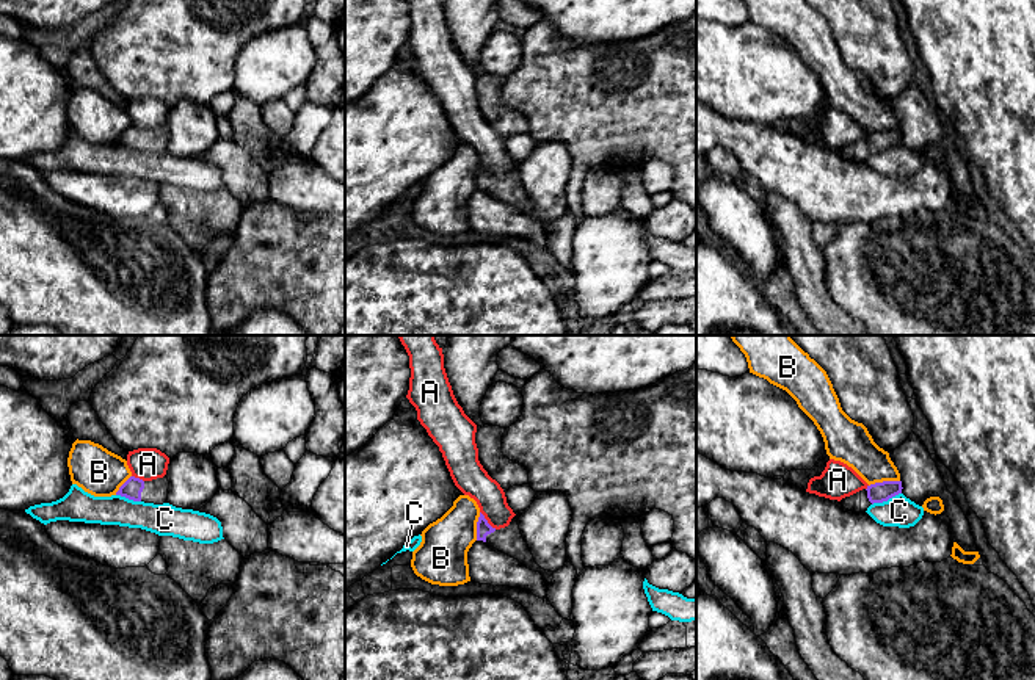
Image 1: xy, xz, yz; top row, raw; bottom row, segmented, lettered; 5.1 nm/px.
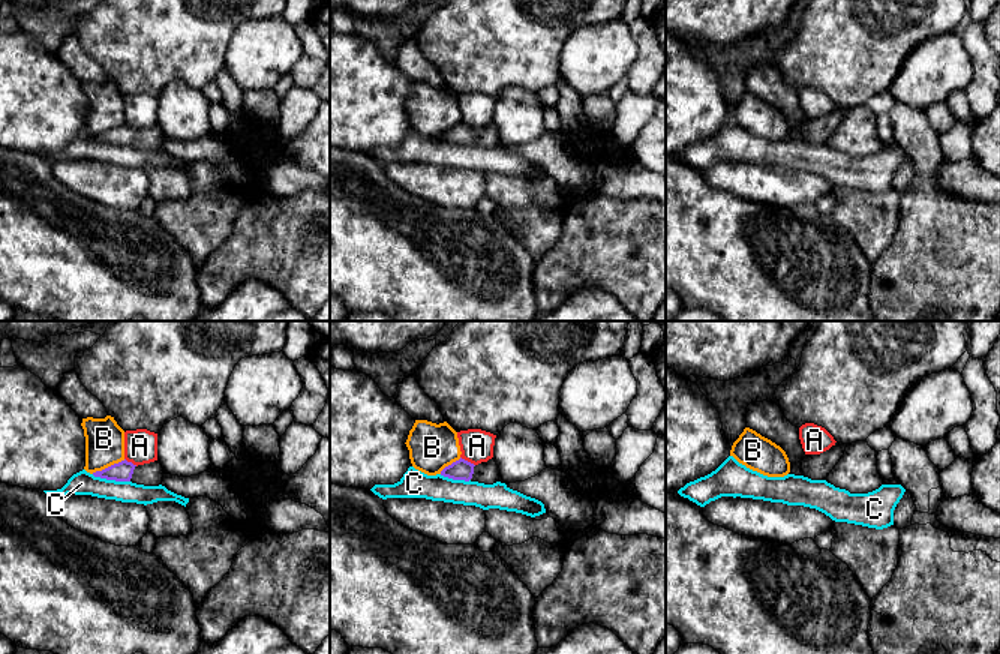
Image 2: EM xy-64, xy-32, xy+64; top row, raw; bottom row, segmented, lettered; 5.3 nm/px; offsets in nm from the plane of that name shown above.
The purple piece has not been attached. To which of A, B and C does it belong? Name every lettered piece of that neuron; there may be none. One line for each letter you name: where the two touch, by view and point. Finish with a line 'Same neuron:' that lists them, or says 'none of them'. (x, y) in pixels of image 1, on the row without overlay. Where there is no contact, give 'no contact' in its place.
Same neuron: none of them

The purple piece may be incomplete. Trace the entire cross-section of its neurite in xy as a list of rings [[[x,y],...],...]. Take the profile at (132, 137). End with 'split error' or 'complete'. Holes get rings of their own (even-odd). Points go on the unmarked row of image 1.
[[[130,125],[116,141],[133,150],[163,154],[168,149],[169,130],[166,125],[152,130],[143,130]]] | split error

